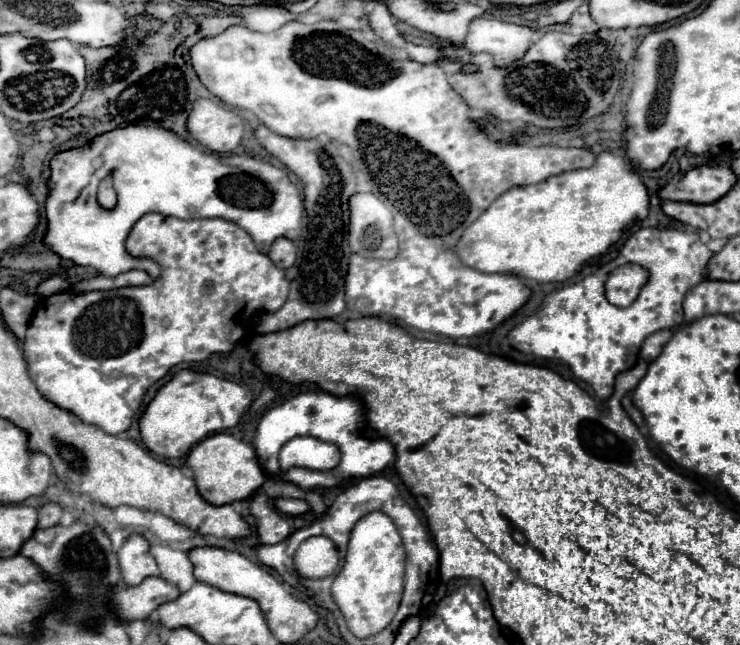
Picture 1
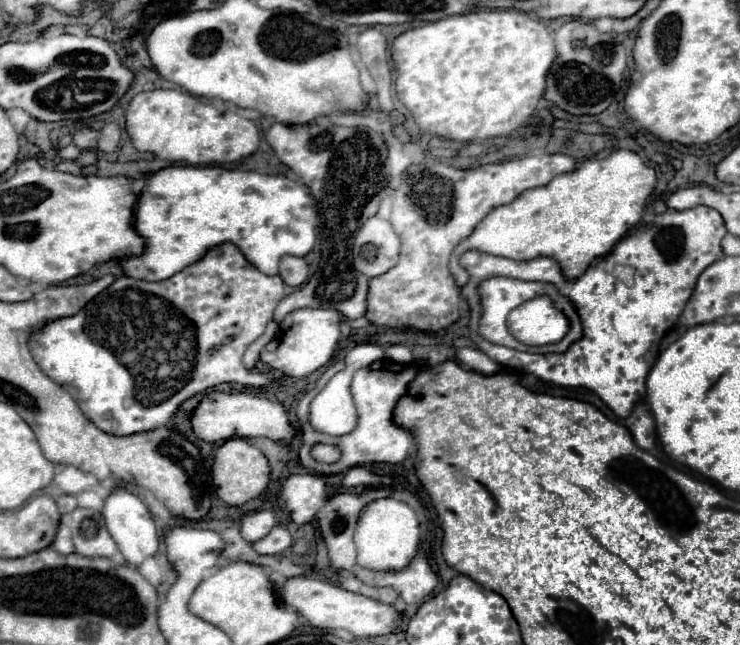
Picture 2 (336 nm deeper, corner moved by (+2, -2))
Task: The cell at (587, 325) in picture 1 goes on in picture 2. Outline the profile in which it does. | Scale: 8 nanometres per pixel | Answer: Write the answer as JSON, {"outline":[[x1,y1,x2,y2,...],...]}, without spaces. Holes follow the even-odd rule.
{"outline":[[696,206,680,212,668,210,658,214,652,224,636,228,632,234,624,236,606,258,590,264,588,270,574,282,564,278,558,262,552,258,516,262,482,252,466,252,460,258,460,264,470,274,468,284,462,288,462,296,470,304,470,340,504,368,534,374,540,380,558,386,588,388,596,392,618,418,628,418,634,406,646,400,646,376,658,358,658,344,662,336,676,326,678,316,694,292,700,272,724,256,720,248,720,240,724,236,724,220,714,208],[660,248,668,248,668,254,660,252],[622,264,636,268,632,286,626,286,612,274,614,266],[496,274,518,280,552,282,578,308,584,326,582,340,574,342,564,354,528,354,484,340,478,334,480,298,476,294,476,286,484,278]]}

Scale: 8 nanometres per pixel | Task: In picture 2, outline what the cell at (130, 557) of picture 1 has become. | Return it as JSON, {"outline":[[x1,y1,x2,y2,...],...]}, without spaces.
{"outline":[[126,488,112,490,112,494,104,502,102,514,104,514,106,528,108,528,110,536,118,544,118,550,124,554,124,558,126,558,128,564,140,566,148,556,154,556,156,554,156,550,158,550,156,526,154,526,154,520,152,520,150,510,146,508,146,504,136,494,128,492]]}

